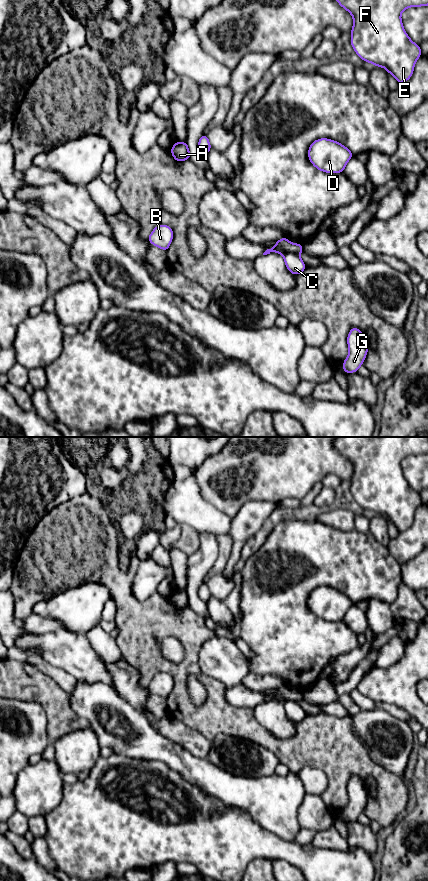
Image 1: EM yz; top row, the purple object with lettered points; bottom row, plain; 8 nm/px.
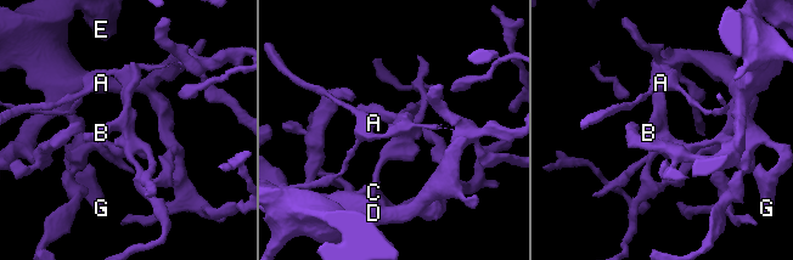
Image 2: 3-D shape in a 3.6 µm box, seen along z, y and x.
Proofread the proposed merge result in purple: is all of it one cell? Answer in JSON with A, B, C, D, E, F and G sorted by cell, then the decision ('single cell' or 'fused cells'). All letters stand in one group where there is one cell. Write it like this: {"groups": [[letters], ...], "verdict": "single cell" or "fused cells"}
{"groups": [["A"], ["B", "C", "D", "E", "F", "G"]], "verdict": "fused cells"}

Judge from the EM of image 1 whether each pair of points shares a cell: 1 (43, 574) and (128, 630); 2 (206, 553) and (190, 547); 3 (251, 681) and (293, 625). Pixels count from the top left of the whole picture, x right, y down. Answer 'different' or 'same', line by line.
1: same
2: different
3: different

